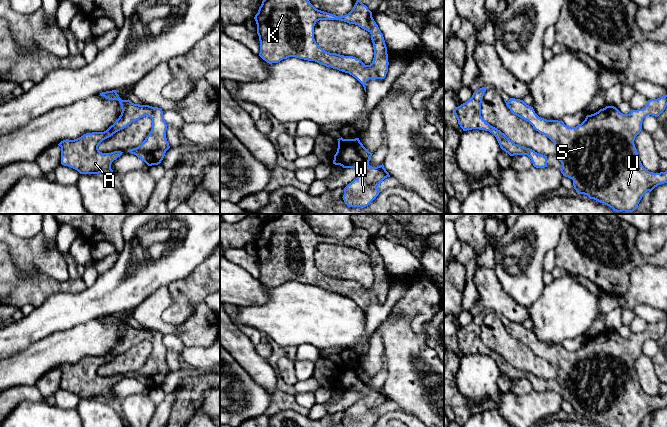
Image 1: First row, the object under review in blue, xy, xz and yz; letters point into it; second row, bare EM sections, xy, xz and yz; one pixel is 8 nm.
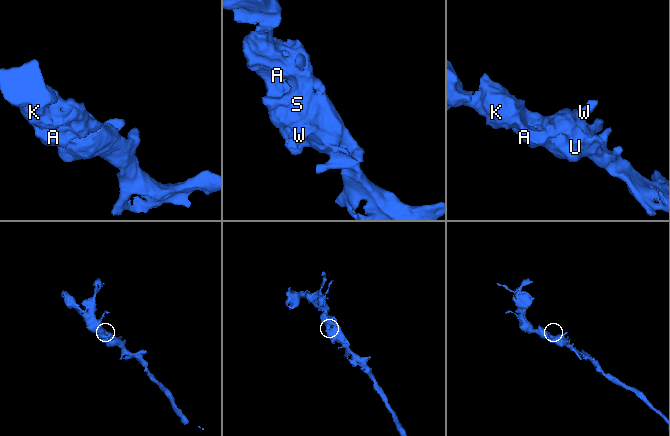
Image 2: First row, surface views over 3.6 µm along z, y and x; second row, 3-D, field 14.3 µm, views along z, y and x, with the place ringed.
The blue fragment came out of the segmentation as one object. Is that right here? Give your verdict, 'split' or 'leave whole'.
leave whole

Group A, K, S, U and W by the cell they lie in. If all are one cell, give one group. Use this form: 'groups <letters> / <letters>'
groups A K S U W

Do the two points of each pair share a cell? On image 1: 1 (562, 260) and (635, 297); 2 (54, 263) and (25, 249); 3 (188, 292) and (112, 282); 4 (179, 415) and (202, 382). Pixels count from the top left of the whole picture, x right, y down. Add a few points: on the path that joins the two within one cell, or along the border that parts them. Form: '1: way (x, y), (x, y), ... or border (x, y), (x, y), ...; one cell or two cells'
1: border (634, 270), (630, 276), (629, 288), (618, 296); two cells
2: way (47, 260), (32, 256); one cell
3: border (188, 275), (184, 278), (176, 279), (166, 286); two cells
4: way (184, 407), (189, 395), (194, 390); one cell

